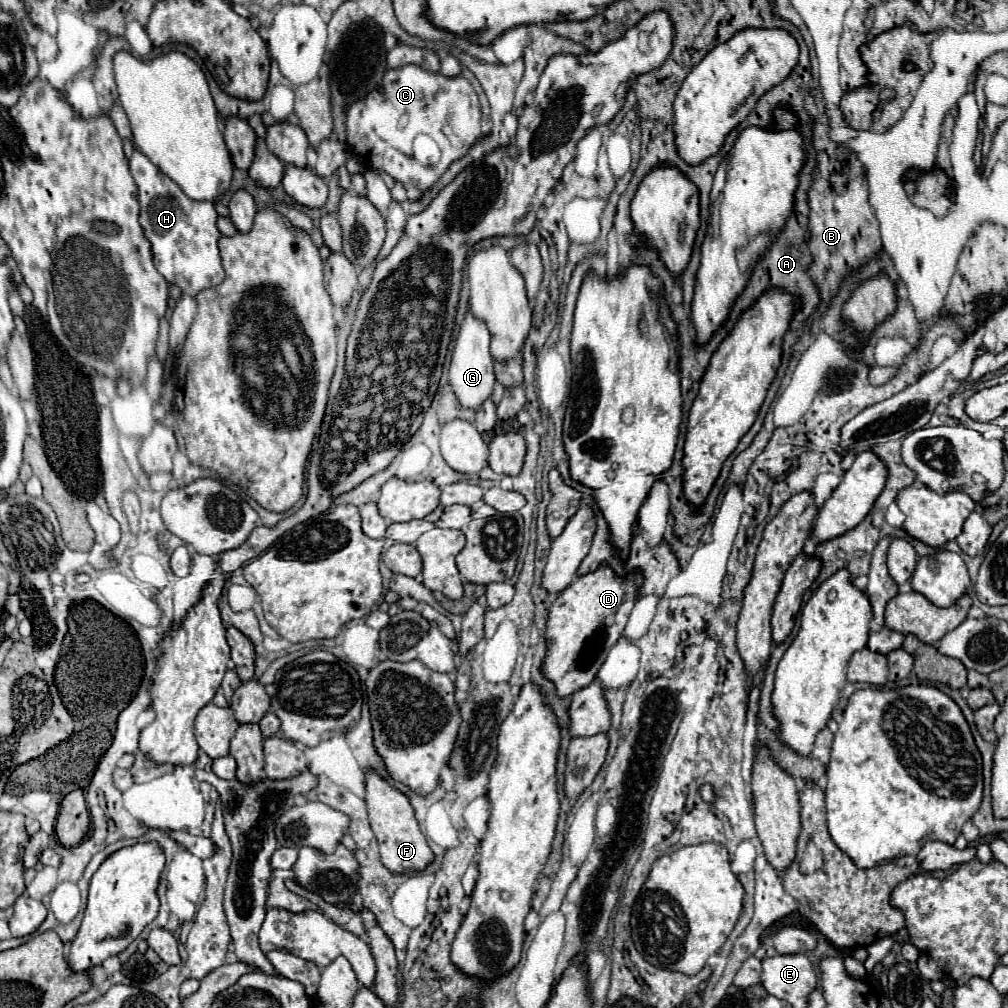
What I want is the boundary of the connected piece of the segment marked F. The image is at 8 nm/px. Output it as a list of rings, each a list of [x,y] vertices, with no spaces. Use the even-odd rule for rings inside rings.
[[[367,772],[365,776],[367,784],[367,810],[369,810],[369,822],[375,832],[375,838],[379,842],[381,862],[391,874],[411,874],[411,872],[423,872],[433,862],[433,852],[425,840],[425,836],[419,830],[419,824],[415,820],[413,806],[409,804],[407,796],[401,794],[397,788],[389,786],[379,774]]]

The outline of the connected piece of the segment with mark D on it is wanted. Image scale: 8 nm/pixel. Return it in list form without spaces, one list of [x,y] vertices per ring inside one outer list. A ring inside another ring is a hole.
[[[601,564],[597,570],[579,576],[579,580],[557,594],[547,620],[545,638],[549,650],[543,672],[555,682],[559,696],[571,696],[595,680],[607,652],[625,630],[641,584],[643,574],[631,572],[627,576],[617,576],[611,566]]]

